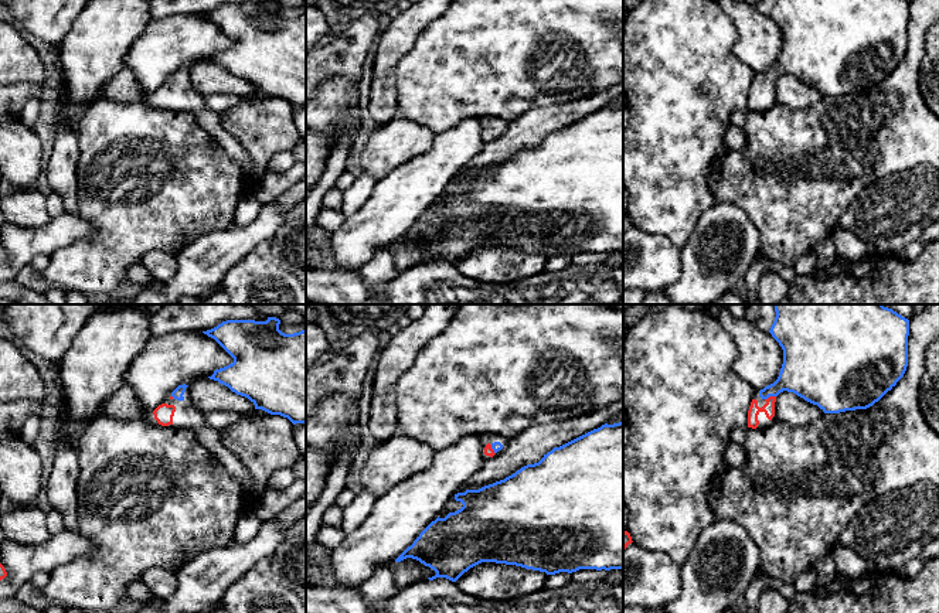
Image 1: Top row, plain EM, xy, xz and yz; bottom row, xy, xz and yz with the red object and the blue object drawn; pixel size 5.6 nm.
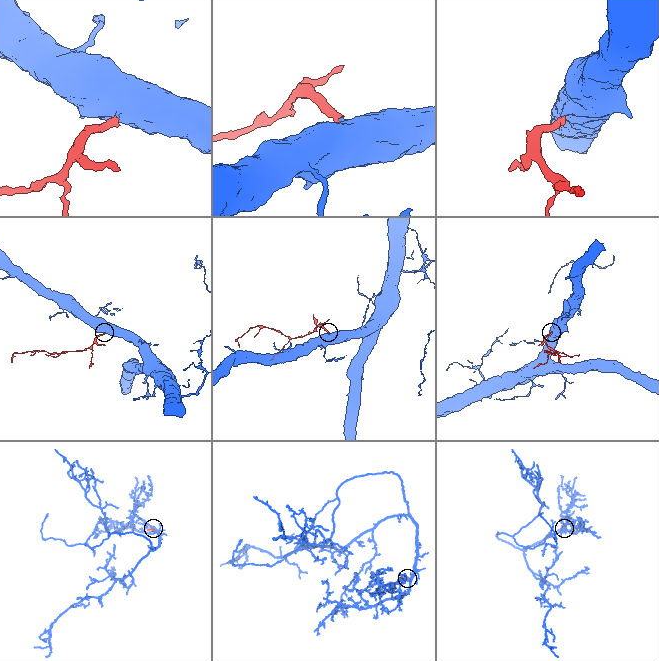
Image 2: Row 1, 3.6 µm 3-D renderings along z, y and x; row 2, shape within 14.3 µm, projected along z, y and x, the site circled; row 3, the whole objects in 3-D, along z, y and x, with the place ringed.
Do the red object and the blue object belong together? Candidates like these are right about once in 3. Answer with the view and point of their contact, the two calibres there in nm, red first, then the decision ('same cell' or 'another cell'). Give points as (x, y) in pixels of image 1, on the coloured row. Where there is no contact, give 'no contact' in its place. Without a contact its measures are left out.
contact yz (769, 397); calibres 70 and 280 nm; same cell

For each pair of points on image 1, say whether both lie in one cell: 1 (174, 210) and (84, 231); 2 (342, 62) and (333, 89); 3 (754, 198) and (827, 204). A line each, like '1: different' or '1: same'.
1: different
2: different
3: same

